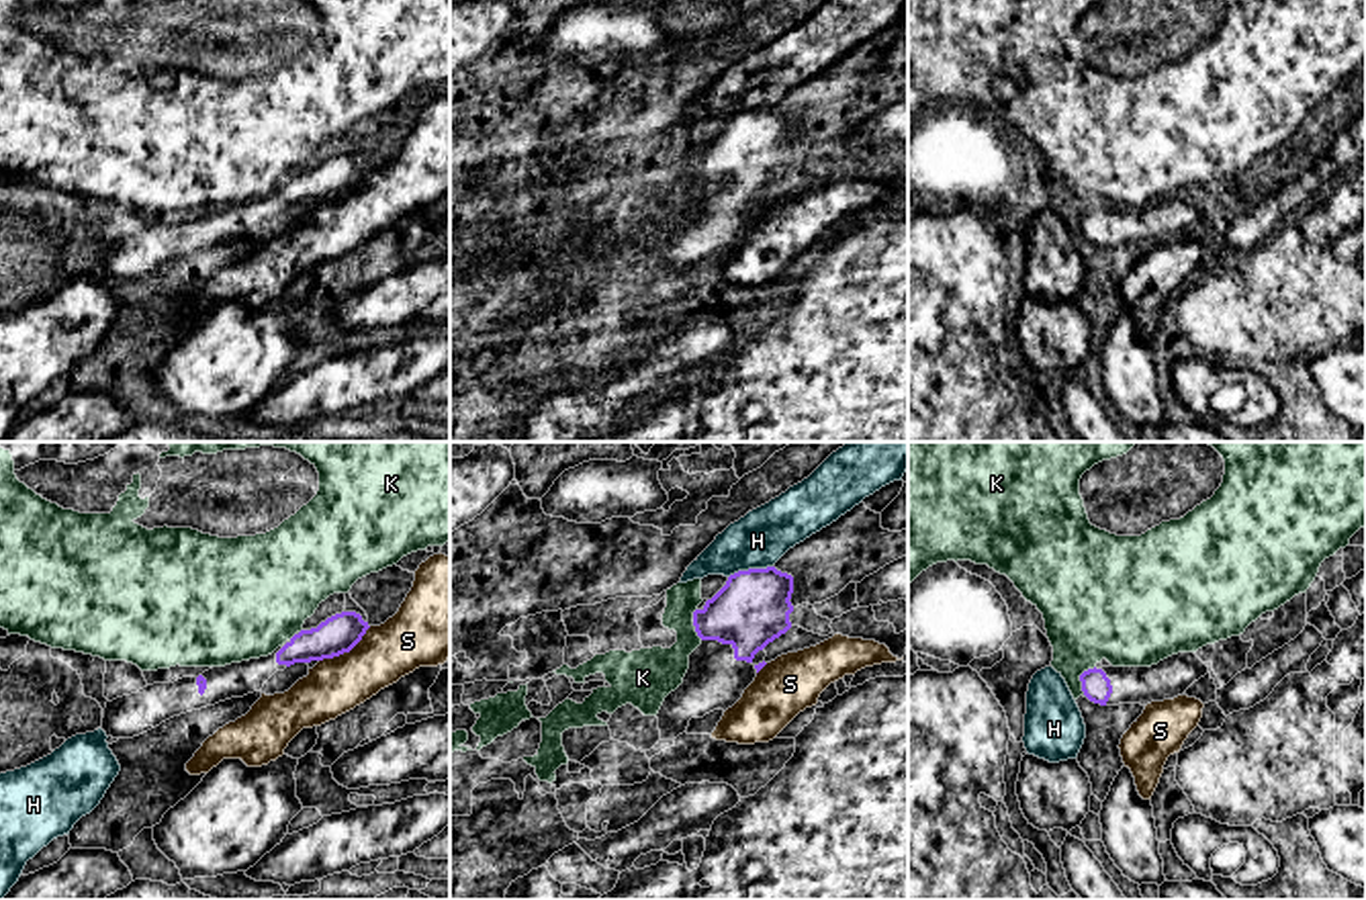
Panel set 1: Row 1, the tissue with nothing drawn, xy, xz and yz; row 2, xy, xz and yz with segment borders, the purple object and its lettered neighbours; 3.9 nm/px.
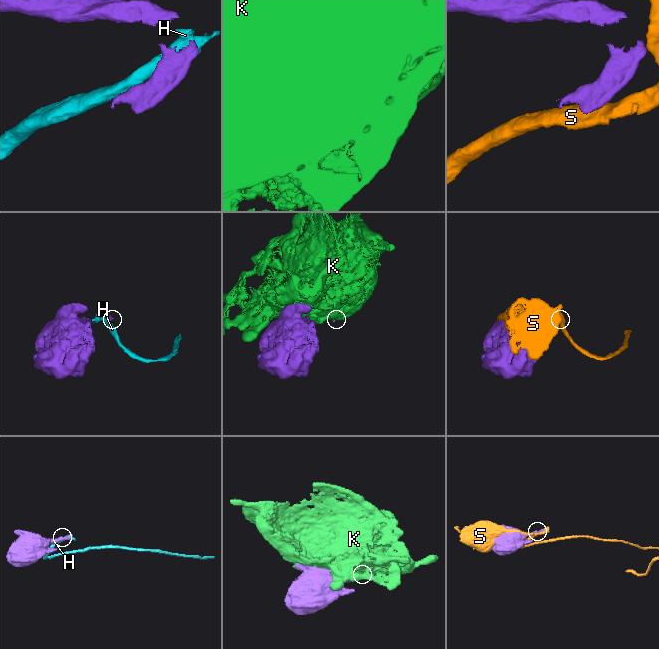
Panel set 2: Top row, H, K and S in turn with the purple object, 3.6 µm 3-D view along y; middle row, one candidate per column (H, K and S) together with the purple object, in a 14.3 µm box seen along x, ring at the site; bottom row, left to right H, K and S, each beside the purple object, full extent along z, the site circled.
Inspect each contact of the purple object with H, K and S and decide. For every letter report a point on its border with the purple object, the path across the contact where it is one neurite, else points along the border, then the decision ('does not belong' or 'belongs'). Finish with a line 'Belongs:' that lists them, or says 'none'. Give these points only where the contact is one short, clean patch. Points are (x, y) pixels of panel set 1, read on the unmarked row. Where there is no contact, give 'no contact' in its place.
H: meets purple in xz at (749, 111); does not belong
K: meets purple in yz at (1080, 221); does not belong
S: meets purple in xy at (346, 193); does not belong
Belongs: none

